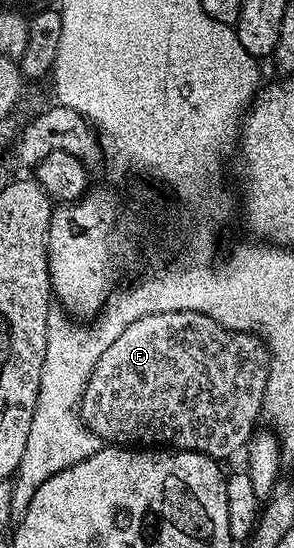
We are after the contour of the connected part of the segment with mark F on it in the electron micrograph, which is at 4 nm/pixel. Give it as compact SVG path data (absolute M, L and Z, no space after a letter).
M178 310L177 312L163 312L162 314L150 314L130 322L110 346L106 346L106 354L98 358L90 378L86 382L86 390L80 399L80 418L85 428L93 432L101 441L112 446L167 446L172 450L182 452L200 452L203 456L221 458L220 456L232 456L236 451L243 449L257 431L258 421L262 416L264 406L264 391L268 381L268 348L259 336L251 332L235 332L222 327L214 318L210 318L201 312L190 310Z

